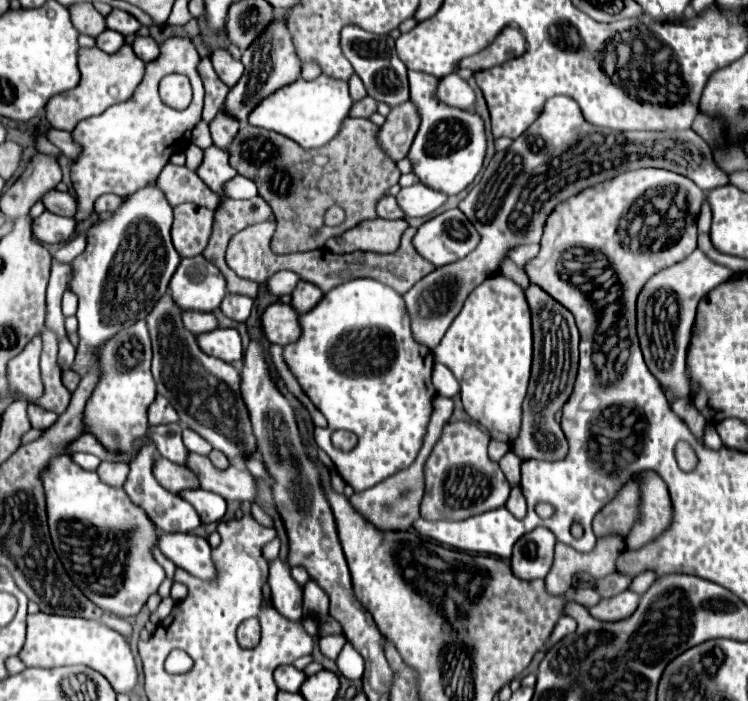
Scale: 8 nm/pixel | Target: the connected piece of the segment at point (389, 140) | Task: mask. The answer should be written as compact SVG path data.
M412 102L400 104L390 110L384 126L378 132L378 140L382 148L388 152L388 156L392 156L392 160L398 162L406 158L410 144L416 136L418 124L420 124L420 118Z

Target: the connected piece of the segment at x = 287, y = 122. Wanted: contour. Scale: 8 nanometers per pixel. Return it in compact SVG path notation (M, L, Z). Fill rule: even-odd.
M320 74L312 82L298 78L296 82L280 88L280 92L274 92L268 96L268 100L260 102L248 120L252 126L284 134L290 140L298 142L302 148L310 150L326 146L340 132L342 122L350 116L352 104L354 100L350 98L348 84L342 80L328 80L328 76Z

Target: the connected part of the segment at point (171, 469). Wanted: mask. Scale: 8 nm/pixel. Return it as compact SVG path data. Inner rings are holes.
M160 458L154 464L154 476L156 476L156 480L160 480L160 484L164 484L164 488L168 488L170 492L176 492L176 494L180 494L182 490L200 488L200 480L190 468L172 464L166 458Z

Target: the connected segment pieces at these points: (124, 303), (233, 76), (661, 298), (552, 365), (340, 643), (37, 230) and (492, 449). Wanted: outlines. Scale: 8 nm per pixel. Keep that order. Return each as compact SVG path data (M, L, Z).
M150 184L148 188L140 188L134 192L116 212L112 218L96 222L88 230L88 244L86 250L72 260L74 278L70 284L70 290L78 294L78 336L80 344L76 348L76 360L72 364L72 370L80 376L86 374L86 368L96 360L98 350L122 328L128 328L136 324L138 320L144 320L148 312L156 306L156 300L164 296L168 290L170 278L176 272L180 264L180 256L172 246L170 240L170 226L172 226L172 208L164 200L164 194Z
M214 50L212 56L210 56L212 64L214 64L214 70L216 74L220 76L220 80L224 80L224 84L228 88L232 88L240 78L242 78L242 72L244 72L244 66L240 60L234 60L228 50Z
M700 248L694 250L686 260L658 272L648 284L642 288L638 296L638 332L640 332L640 346L644 352L644 360L648 370L656 376L656 380L668 388L676 398L690 396L690 380L686 370L686 350L696 330L696 323L692 328L696 316L696 304L704 298L712 288L722 284L732 276L728 266L712 262Z
M530 282L524 290L530 314L532 314L532 334L534 334L534 362L532 376L528 384L528 396L524 400L524 420L520 436L512 442L512 452L522 460L562 460L568 454L568 446L556 440L562 440L560 426L554 422L554 414L570 398L576 372L578 372L578 328L570 310L556 302L548 292L538 284Z
M343 634L329 635L318 639L318 646L320 646L320 650L322 650L324 656L328 656L328 658L334 660L340 654L346 641L347 639Z
M44 212L34 220L34 236L44 244L66 242L76 228L74 218L62 218L52 212Z
M490 440L488 454L490 454L490 458L492 458L492 460L500 460L508 450L510 450L510 444L500 442L500 440Z

